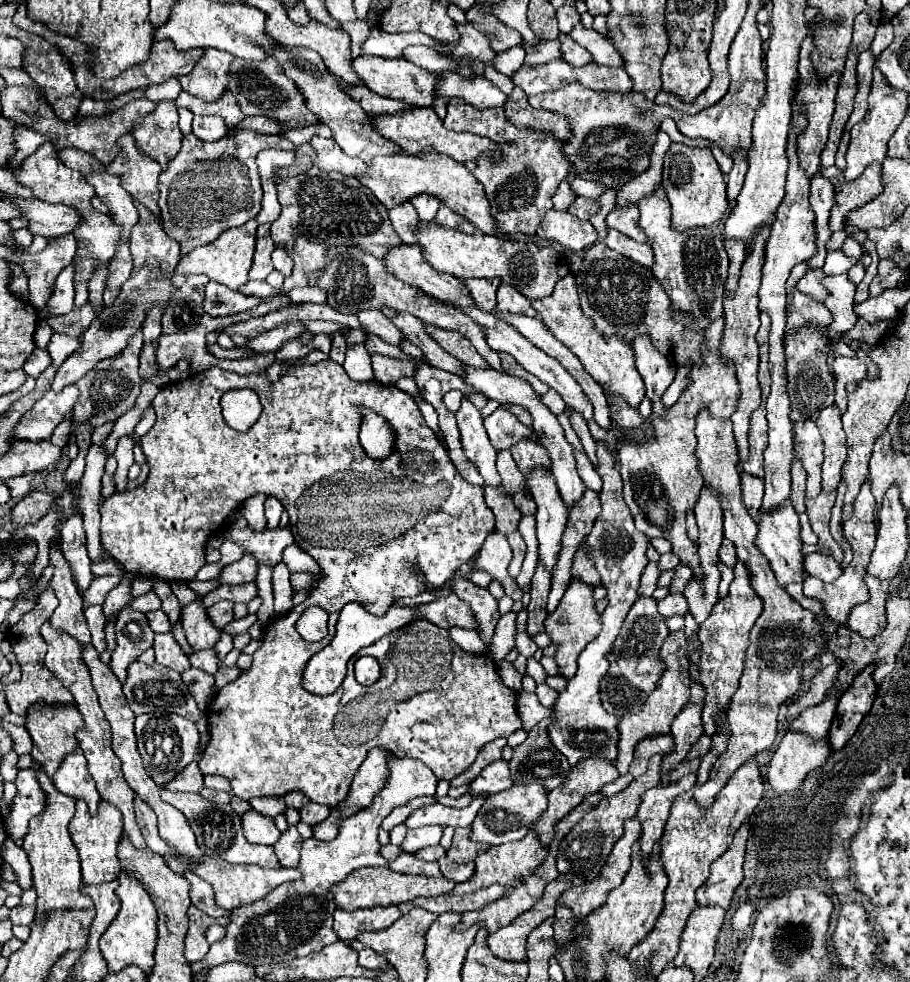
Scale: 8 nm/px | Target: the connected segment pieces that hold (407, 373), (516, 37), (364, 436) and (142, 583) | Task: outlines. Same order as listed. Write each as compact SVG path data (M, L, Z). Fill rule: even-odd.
M372 353L372 371L374 379L378 383L390 383L394 385L400 377L414 377L416 375L416 365L424 363L424 357L416 359L386 359L384 355Z
M482 5L482 7L472 7L468 13L466 13L466 19L468 19L468 25L472 25L474 29L486 33L488 41L490 41L490 47L494 51L506 51L514 45L520 45L522 43L522 37L518 31L506 27L504 23L500 23L492 13L490 13L490 7ZM478 9L484 9L486 11L486 17L480 17Z
M360 407L362 413L362 431L360 431L360 443L364 447L364 451L372 457L372 459L384 459L386 455L392 453L394 447L394 431L388 425L388 421L384 421L380 415L376 415L374 411Z
M138 577L134 579L132 583L132 591L130 591L130 597L140 597L144 593L148 593L152 589L152 579L146 579L146 577Z

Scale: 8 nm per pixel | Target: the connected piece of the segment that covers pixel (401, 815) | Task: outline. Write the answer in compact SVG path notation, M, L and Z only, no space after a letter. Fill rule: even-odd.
M416 797L416 799L412 799L410 803L406 803L406 805L402 805L402 807L396 807L396 809L382 821L382 829L384 829L384 831L390 831L392 827L404 823L406 817L408 817L412 811L416 811L418 807L424 807L428 805L428 803L434 803L434 797Z

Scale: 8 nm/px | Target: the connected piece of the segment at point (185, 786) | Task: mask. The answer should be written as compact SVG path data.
M198 760L192 761L172 783L164 785L164 789L170 789L170 791L192 791L192 793L200 793L204 789L204 775L202 771L198 769Z

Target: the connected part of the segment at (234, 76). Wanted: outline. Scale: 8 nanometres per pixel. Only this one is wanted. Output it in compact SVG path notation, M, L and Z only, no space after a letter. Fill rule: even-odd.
M274 57L254 63L234 59L230 73L230 91L238 99L238 105L244 115L262 115L274 119L276 123L280 123L282 133L288 129L302 129L320 123L318 115L308 111L306 99L302 99L302 91L298 91L298 87L294 87L290 79L286 79L286 73L282 71L282 67L278 67Z

